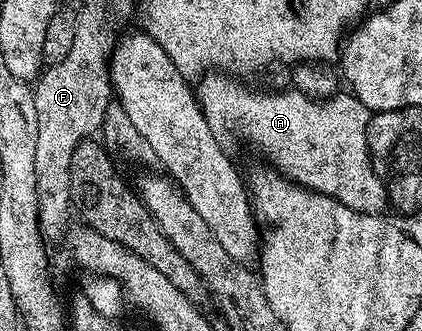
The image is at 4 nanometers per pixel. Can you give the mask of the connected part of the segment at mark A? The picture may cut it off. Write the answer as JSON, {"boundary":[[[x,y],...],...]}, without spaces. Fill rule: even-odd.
{"boundary":[[[204,72],[195,85],[197,103],[210,126],[211,137],[233,151],[239,138],[255,145],[265,158],[269,147],[297,147],[297,143],[329,143],[329,135],[361,135],[367,139],[373,113],[352,92],[339,91],[327,99],[313,99],[296,89],[259,91],[239,83],[226,72]]]}

